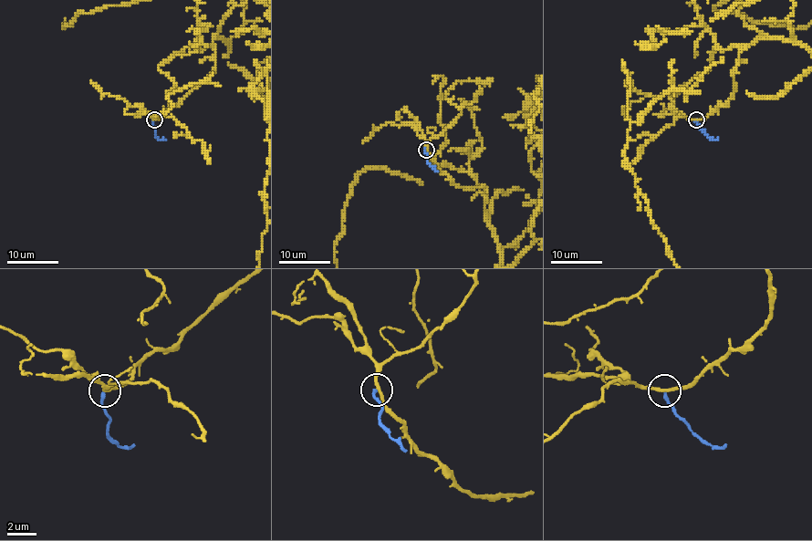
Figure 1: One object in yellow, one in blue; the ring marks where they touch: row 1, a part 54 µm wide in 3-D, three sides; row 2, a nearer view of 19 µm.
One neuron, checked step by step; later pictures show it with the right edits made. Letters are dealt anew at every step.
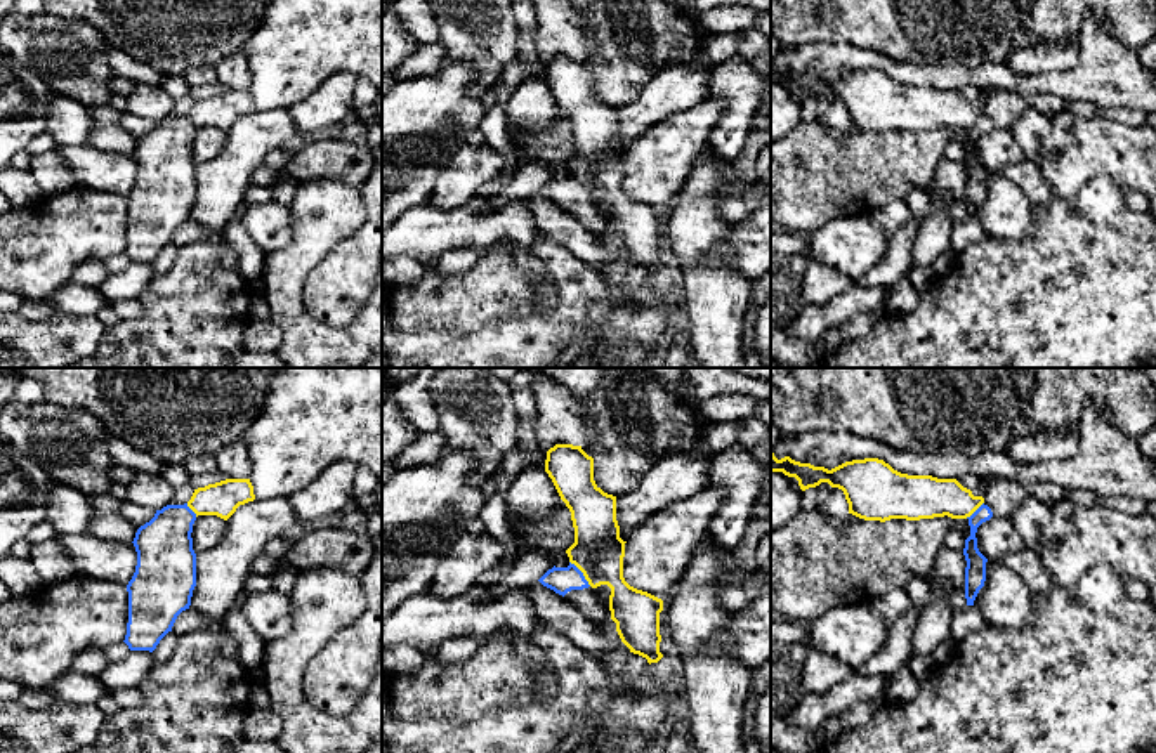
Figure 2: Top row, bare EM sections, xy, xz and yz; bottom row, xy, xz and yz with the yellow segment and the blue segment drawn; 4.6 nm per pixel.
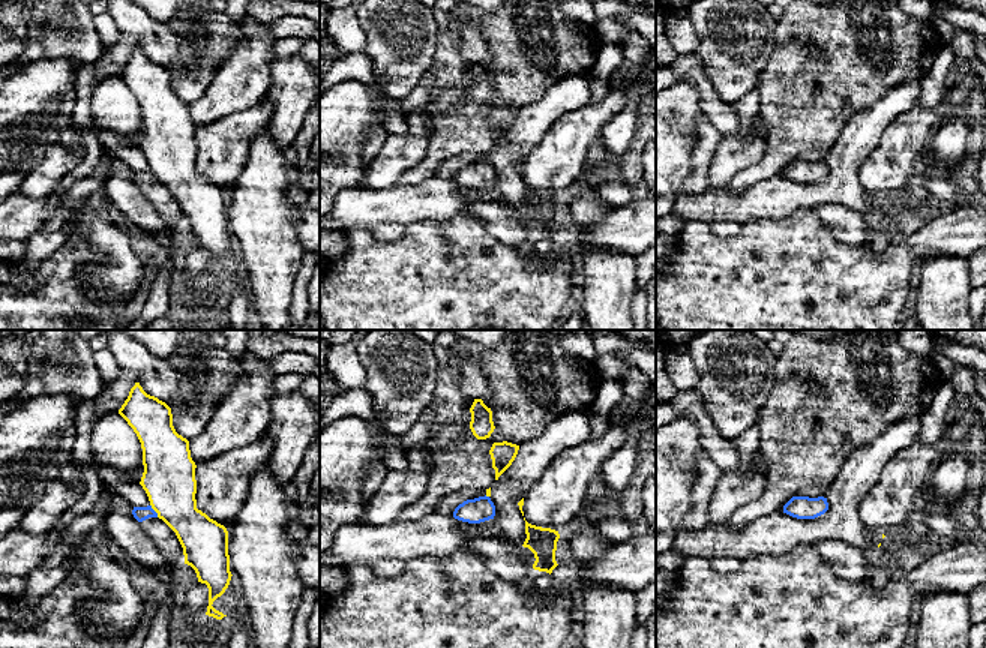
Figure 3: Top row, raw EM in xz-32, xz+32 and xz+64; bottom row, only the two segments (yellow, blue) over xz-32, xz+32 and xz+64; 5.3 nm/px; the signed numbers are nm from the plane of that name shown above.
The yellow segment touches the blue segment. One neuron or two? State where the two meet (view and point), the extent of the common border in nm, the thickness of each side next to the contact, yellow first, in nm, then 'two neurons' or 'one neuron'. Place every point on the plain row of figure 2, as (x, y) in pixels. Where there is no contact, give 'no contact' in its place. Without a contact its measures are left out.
meets yellow in xz at (582, 183); contact 160 nm long; 240 nm thick on the yellow side, 120 nm on the other; two neurons

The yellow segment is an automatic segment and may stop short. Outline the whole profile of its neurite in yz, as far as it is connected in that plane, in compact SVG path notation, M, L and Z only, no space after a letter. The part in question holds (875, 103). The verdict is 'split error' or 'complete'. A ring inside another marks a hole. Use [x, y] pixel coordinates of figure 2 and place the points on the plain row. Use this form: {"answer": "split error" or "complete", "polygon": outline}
{"answer": "complete", "polygon": "M771 59L771 83L795 88L802 102L821 94L842 101L849 125L864 132L967 130L984 115L956 90L901 85L878 69L852 71L828 82L790 68L778 71Z"}

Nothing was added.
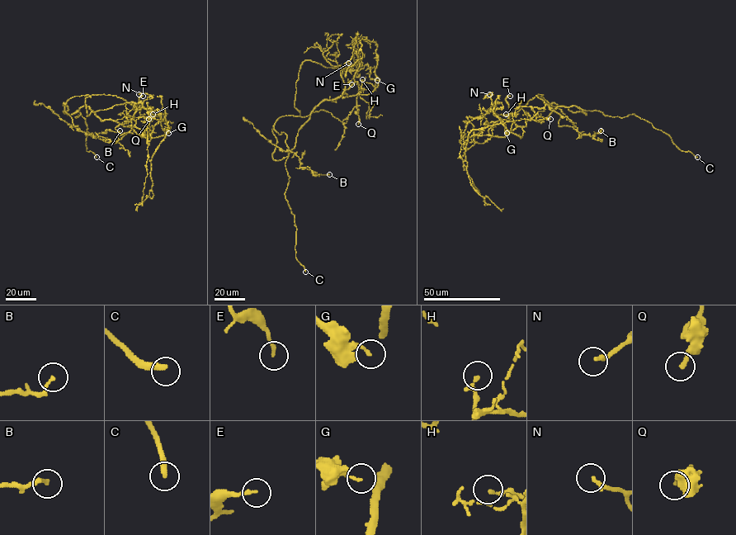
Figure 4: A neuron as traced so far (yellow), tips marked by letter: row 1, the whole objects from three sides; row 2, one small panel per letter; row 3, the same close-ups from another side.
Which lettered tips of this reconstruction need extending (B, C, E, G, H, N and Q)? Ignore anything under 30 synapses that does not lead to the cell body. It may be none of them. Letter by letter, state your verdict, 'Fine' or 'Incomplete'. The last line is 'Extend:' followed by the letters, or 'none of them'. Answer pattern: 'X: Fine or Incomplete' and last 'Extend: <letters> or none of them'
B: Fine
C: Incomplete
E: Fine
G: Fine
H: Fine
N: Fine
Q: Fine
Extend: C

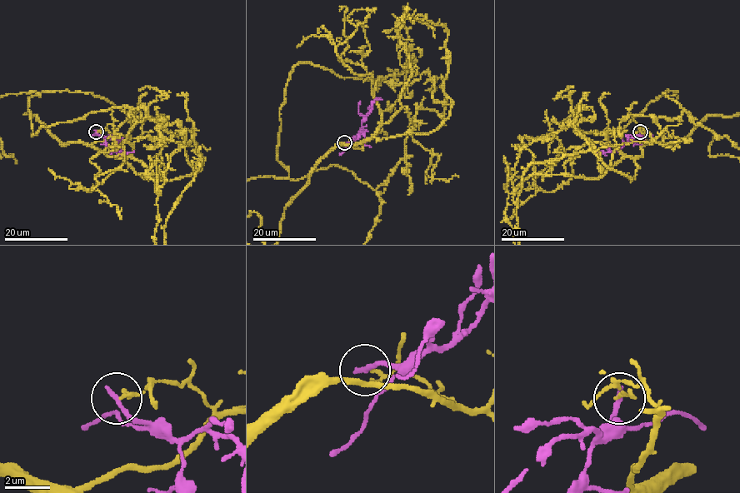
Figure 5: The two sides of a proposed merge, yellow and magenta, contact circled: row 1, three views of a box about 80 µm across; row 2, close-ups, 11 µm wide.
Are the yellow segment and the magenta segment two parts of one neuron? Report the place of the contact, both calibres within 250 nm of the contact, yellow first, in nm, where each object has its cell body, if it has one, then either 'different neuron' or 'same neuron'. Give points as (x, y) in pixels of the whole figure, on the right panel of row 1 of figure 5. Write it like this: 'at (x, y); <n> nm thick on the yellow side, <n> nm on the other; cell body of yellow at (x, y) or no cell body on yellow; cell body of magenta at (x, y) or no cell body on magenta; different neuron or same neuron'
at (640, 131); 100 nm thick on the yellow side, 240 nm on the other; no cell body on yellow; no cell body on magenta; different neuron

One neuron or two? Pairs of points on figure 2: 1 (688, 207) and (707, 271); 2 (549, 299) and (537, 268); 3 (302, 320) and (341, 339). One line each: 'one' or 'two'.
1: one
2: one
3: one

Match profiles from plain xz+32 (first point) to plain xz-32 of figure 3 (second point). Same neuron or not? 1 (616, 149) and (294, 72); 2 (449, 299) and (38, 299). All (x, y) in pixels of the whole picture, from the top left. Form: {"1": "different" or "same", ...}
{"1": "same", "2": "same"}

